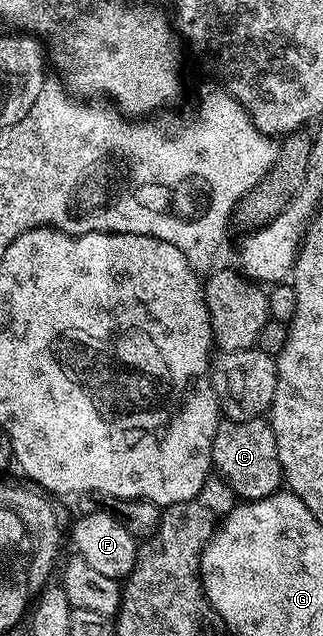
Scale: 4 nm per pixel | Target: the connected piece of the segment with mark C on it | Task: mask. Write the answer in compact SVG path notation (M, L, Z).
M223 421L219 425L212 446L213 469L225 478L239 499L255 502L264 500L283 489L284 479L280 456L276 450L276 436L269 421Z

